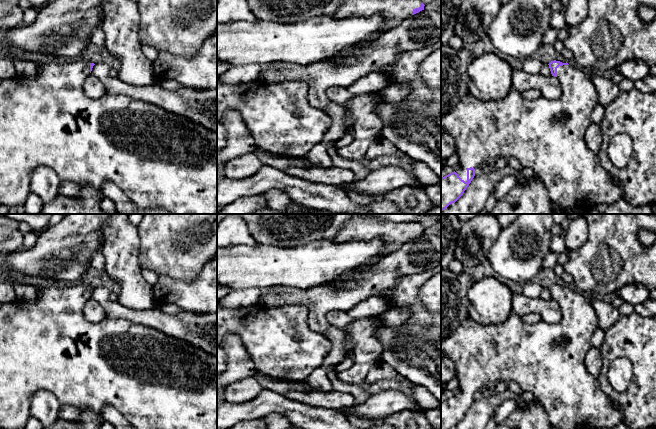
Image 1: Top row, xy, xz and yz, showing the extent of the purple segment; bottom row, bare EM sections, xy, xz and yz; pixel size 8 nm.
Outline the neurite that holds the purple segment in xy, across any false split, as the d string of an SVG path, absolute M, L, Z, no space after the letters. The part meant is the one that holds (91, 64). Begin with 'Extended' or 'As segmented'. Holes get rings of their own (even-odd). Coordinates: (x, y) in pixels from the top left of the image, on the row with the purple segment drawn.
Extended. M84 59L74 60L69 63L57 63L57 62L43 62L39 64L40 71L35 77L15 76L8 79L0 79L0 205L6 205L8 207L24 205L28 196L31 193L30 188L30 173L38 166L46 166L52 169L61 181L72 181L79 186L90 185L97 190L99 195L103 198L102 184L106 181L112 182L117 185L127 196L127 198L140 208L159 208L165 209L169 214L217 214L217 133L214 131L193 122L192 120L169 112L157 105L134 99L127 95L104 95L97 99L91 99L86 96L84 92L84 81L91 74L92 68L95 64L90 63Z

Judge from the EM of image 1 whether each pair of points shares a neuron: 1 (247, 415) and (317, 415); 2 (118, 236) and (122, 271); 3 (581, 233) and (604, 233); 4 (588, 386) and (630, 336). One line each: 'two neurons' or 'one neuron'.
1: one neuron
2: one neuron
3: two neurons
4: two neurons

